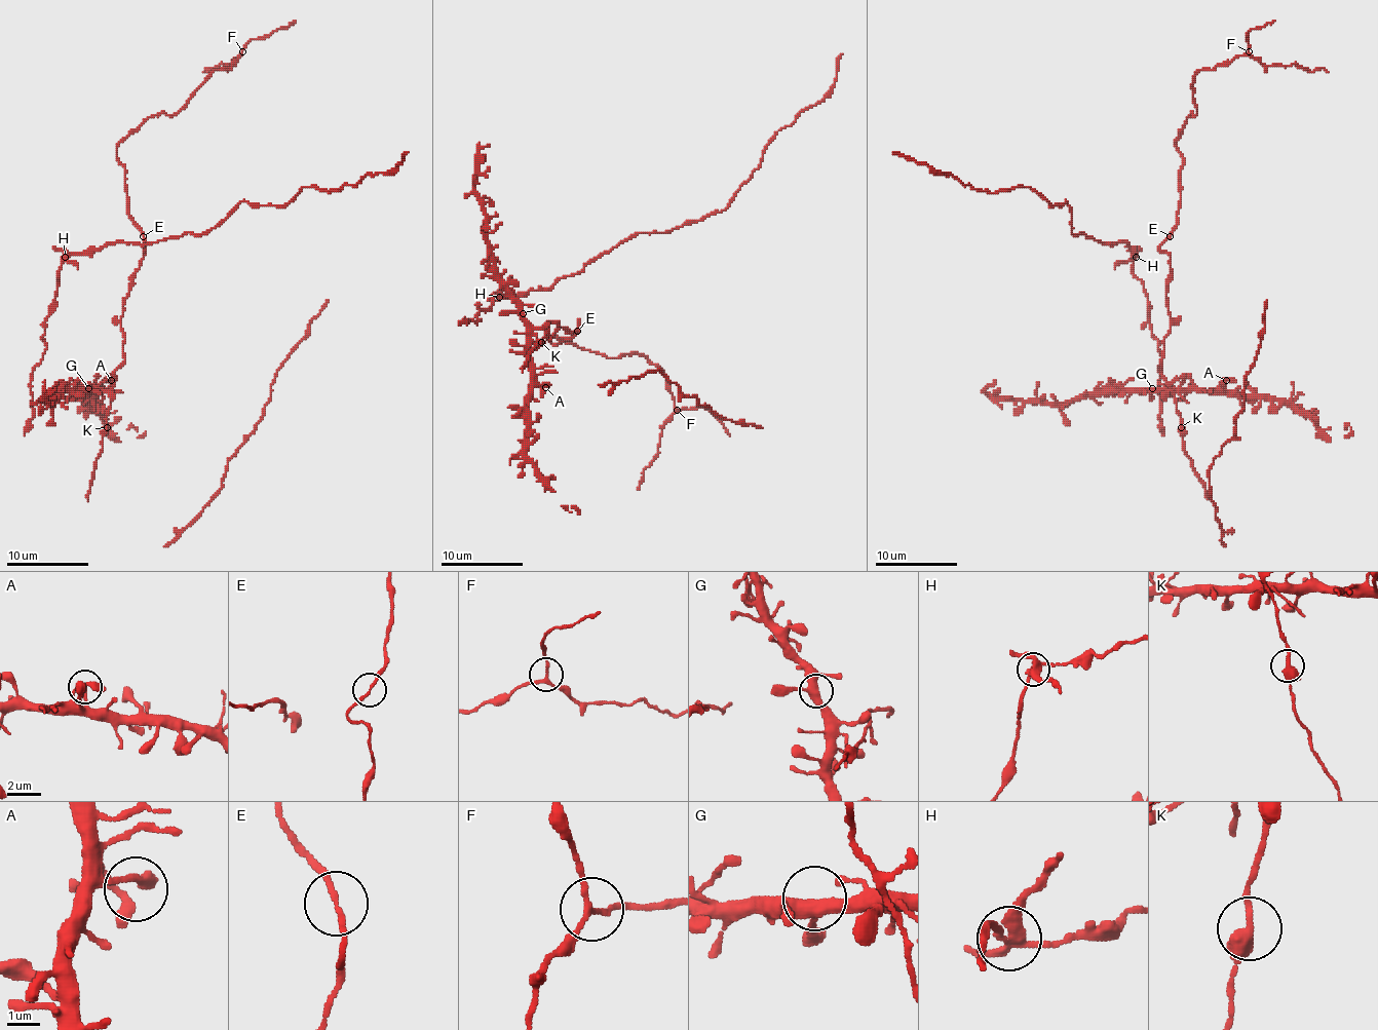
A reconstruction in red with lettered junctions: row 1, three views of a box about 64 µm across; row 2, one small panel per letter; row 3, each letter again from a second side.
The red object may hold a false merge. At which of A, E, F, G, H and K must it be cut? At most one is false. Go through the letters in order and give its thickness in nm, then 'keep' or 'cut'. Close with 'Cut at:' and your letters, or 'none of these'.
A: 440 nm thick; keep
E: 160 nm thick; keep
F: 160 nm thick; keep
G: 400 nm thick; keep
H: 340 nm thick; cut
K: 440 nm thick; keep
Cut at: H

